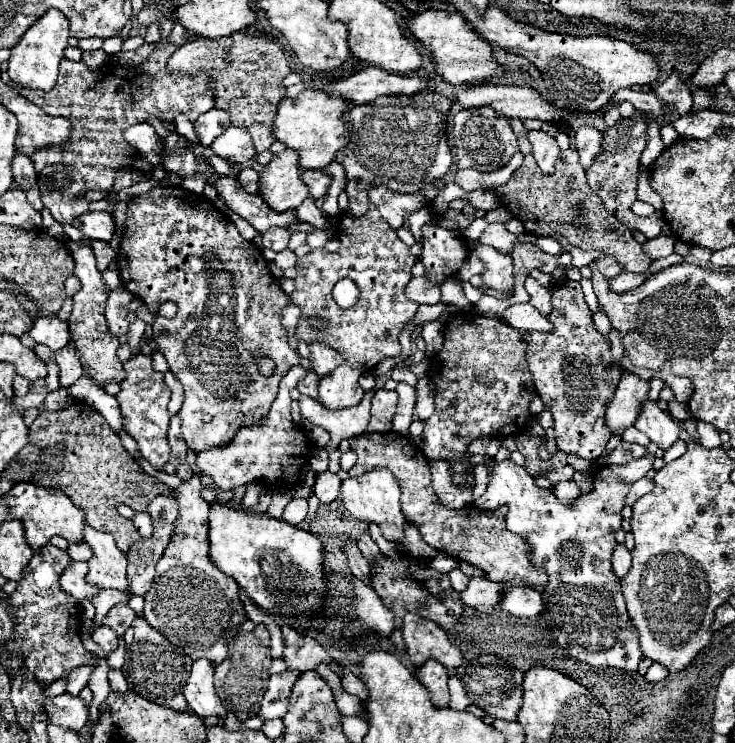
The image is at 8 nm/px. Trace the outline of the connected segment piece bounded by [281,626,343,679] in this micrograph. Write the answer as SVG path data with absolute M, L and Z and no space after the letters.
M283 626L281 632L283 632L283 644L285 644L283 660L285 660L289 670L307 672L307 670L317 668L319 664L327 664L333 672L341 679L343 678L340 667L317 640L313 640L309 636L303 636L289 626Z

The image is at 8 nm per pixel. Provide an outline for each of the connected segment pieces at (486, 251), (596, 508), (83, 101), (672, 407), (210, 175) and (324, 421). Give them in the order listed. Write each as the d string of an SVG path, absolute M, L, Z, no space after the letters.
M475 246L473 256L481 258L487 266L483 280L489 288L497 292L513 292L515 278L513 278L513 258L509 254L495 252L493 248L479 248Z
M645 454L639 460L631 460L623 466L605 466L597 470L595 480L593 480L593 490L587 494L581 494L577 504L567 508L563 506L555 494L547 488L539 488L535 480L525 472L523 466L517 466L511 460L495 462L495 460L485 460L483 464L489 470L489 482L487 490L479 500L475 500L475 506L483 510L493 510L499 506L509 506L507 512L507 530L523 536L531 550L533 550L533 562L537 568L545 568L549 578L561 578L561 588L557 588L557 580L549 580L549 584L555 584L555 588L545 590L545 608L543 608L543 618L549 626L549 632L557 646L561 650L553 650L553 668L559 670L561 674L577 680L579 684L587 684L589 678L595 672L637 672L637 664L643 660L643 654L639 650L639 636L635 636L635 630L631 628L631 618L627 616L625 610L625 600L621 594L621 584L619 578L615 576L611 568L611 554L615 550L615 532L621 528L621 510L625 506L625 496L631 488L633 482L643 478L651 468L655 456Z
M169 42L163 48L157 48L147 60L137 66L123 68L117 62L109 60L99 70L89 70L83 60L71 62L67 58L59 64L59 78L51 92L37 92L19 86L19 94L29 98L49 116L65 116L71 120L71 134L67 144L63 146L47 146L47 148L63 148L63 150L43 150L39 148L29 158L39 174L49 164L69 164L77 168L85 180L87 188L103 188L111 190L115 182L115 170L128 164L128 155L137 152L125 138L123 130L147 122L151 116L159 122L175 124L177 114L185 114L191 122L195 122L203 112L215 106L215 90L211 88L213 78L207 72L179 72L167 70L169 56L179 46Z
M671 398L667 404L668 410L674 418L683 421L690 417L690 412L687 404L677 402L675 398Z
M207 168L207 182L213 182L225 204L259 232L265 232L275 226L289 228L293 222L299 222L295 210L271 212L271 208L267 208L263 200L259 200L259 194L247 194L243 192L243 188L235 188L235 178L215 176L213 168Z
M375 389L366 392L358 406L341 410L327 410L327 408L319 406L317 402L313 402L309 396L299 398L301 414L307 420L311 420L313 424L323 426L329 432L331 440L325 446L327 452L337 450L341 440L353 438L353 436L359 436L359 434L366 432L374 391Z

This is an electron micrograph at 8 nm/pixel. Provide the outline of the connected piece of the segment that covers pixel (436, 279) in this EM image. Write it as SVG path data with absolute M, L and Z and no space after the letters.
M423 226L423 254L425 278L441 286L449 276L455 276L467 258L463 238L445 228Z

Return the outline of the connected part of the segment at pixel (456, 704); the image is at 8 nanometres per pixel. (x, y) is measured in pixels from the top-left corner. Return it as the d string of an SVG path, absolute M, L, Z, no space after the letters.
M449 678L449 692L451 692L451 704L449 704L449 708L453 708L453 710L465 710L471 704L459 678Z

